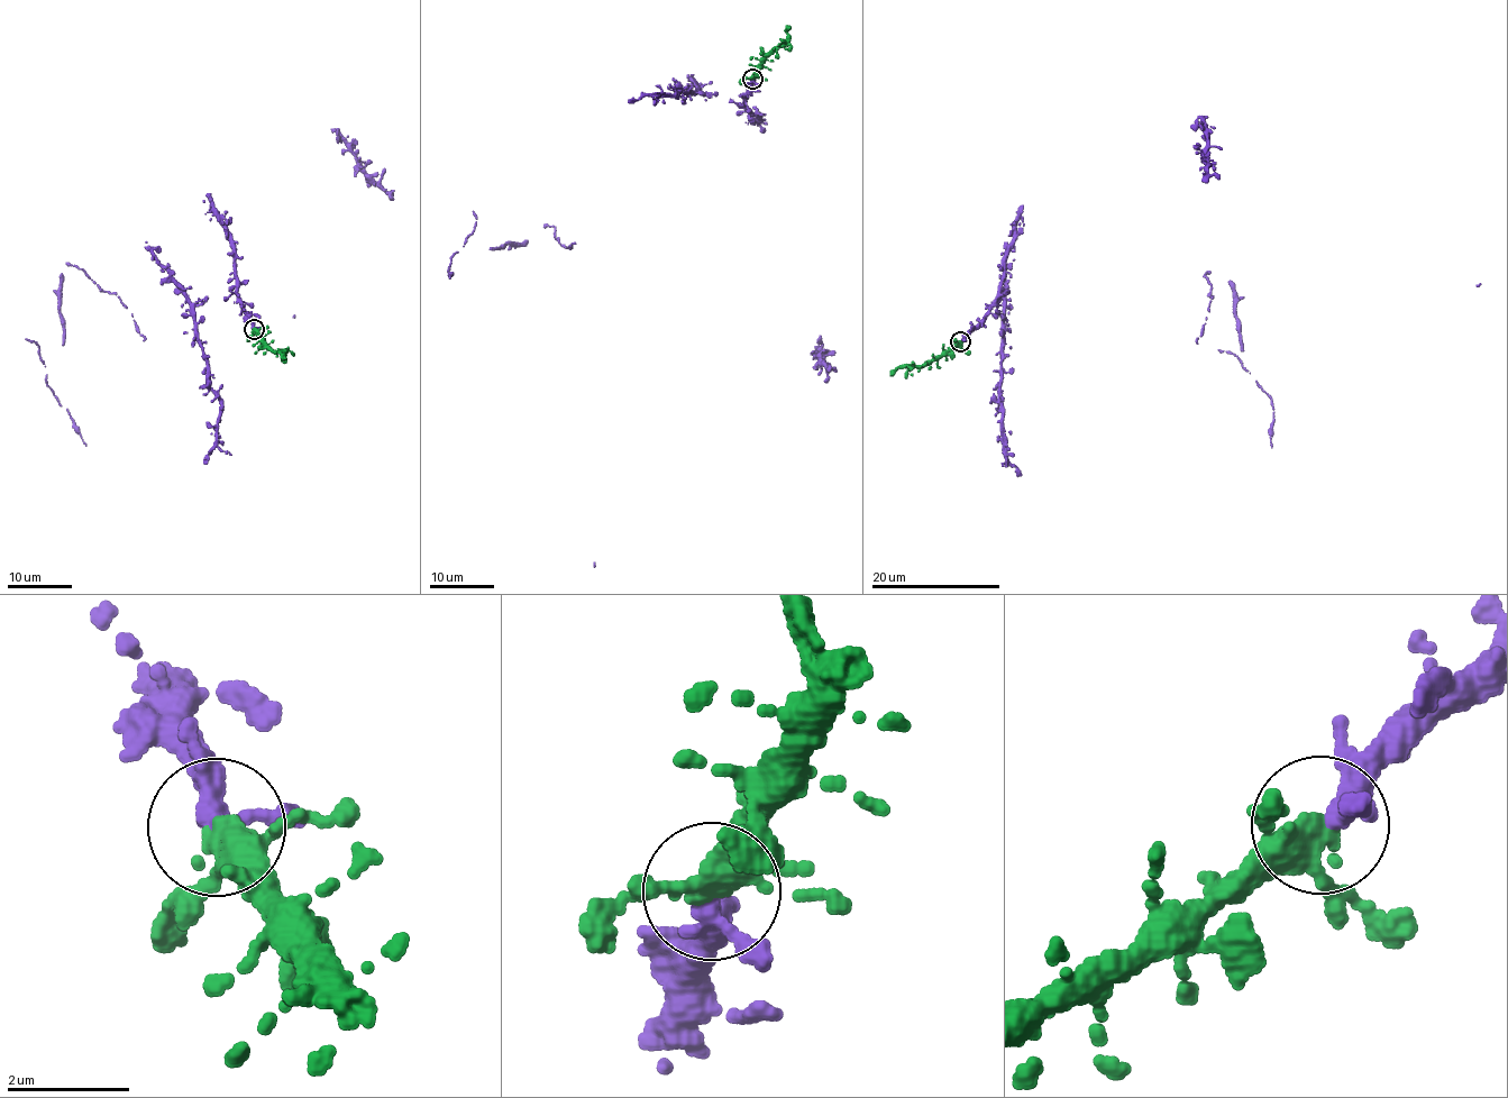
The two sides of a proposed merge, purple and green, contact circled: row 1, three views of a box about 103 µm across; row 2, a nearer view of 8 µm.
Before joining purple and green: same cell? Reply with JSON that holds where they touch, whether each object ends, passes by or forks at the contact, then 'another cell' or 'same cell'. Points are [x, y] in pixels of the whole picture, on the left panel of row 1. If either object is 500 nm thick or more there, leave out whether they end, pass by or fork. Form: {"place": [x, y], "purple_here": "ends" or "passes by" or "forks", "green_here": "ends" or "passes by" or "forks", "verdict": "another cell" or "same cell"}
{"place": [254, 329], "purple_here": "passes by", "green_here": "passes by", "verdict": "same cell"}

